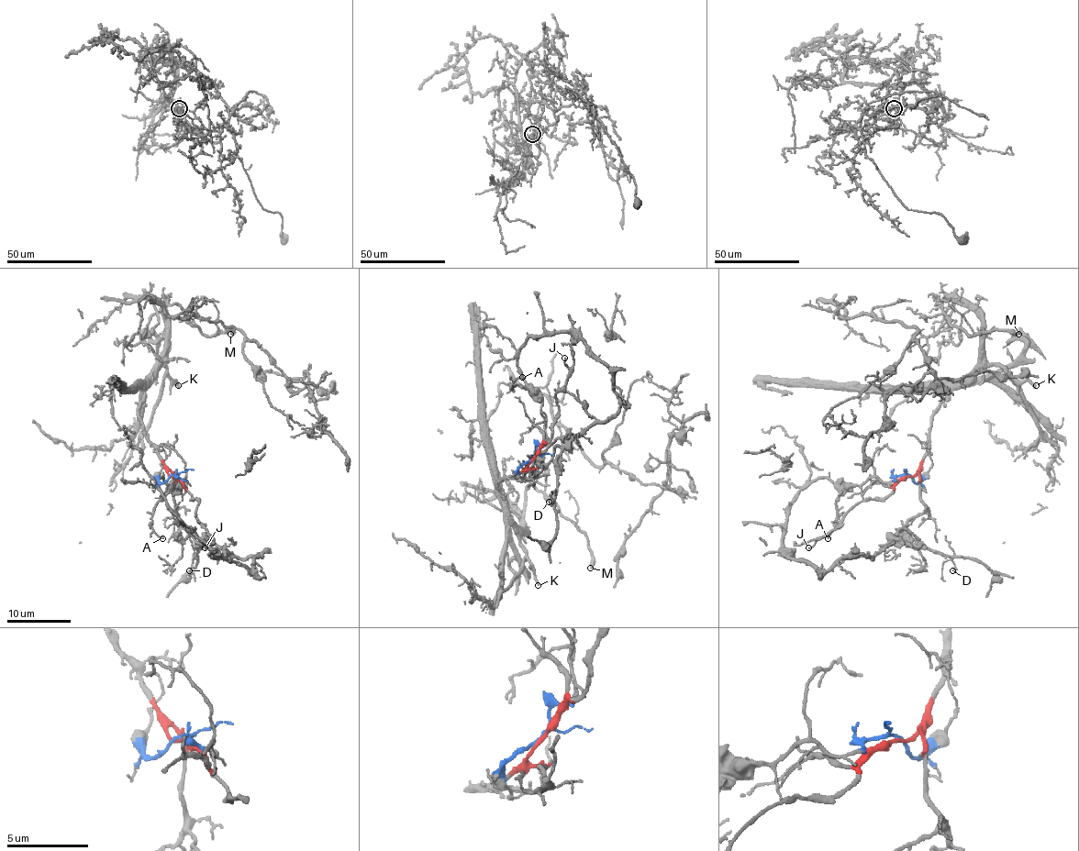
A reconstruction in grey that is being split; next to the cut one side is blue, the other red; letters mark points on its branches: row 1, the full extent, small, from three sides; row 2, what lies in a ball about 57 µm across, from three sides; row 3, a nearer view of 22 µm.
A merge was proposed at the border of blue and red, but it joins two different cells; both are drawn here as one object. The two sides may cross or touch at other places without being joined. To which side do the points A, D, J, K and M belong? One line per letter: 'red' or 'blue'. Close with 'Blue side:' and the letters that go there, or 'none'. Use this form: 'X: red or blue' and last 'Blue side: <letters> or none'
A: blue
D: blue
J: red
K: red
M: red
Blue side: A, D

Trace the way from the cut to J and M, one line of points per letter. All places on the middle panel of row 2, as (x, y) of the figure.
J: (532, 458), (551, 437), (558, 408), (556, 392), (565, 382), (569, 373), (564, 357)
M: (532, 458), (516, 476), (498, 482), (503, 512), (526, 531), (526, 489), (532, 484), (586, 537), (590, 568)

